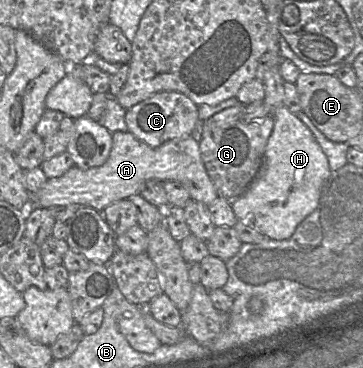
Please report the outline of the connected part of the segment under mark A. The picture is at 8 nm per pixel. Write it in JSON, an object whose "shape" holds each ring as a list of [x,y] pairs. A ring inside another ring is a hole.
{"shape":[[[118,131],[112,134],[111,152],[103,165],[90,169],[73,166],[62,176],[48,179],[36,194],[32,194],[32,203],[42,208],[80,204],[103,211],[118,200],[139,194],[149,179],[179,181],[186,186],[191,199],[207,206],[218,197],[201,158],[199,141],[193,135],[151,147],[129,131]]]}

